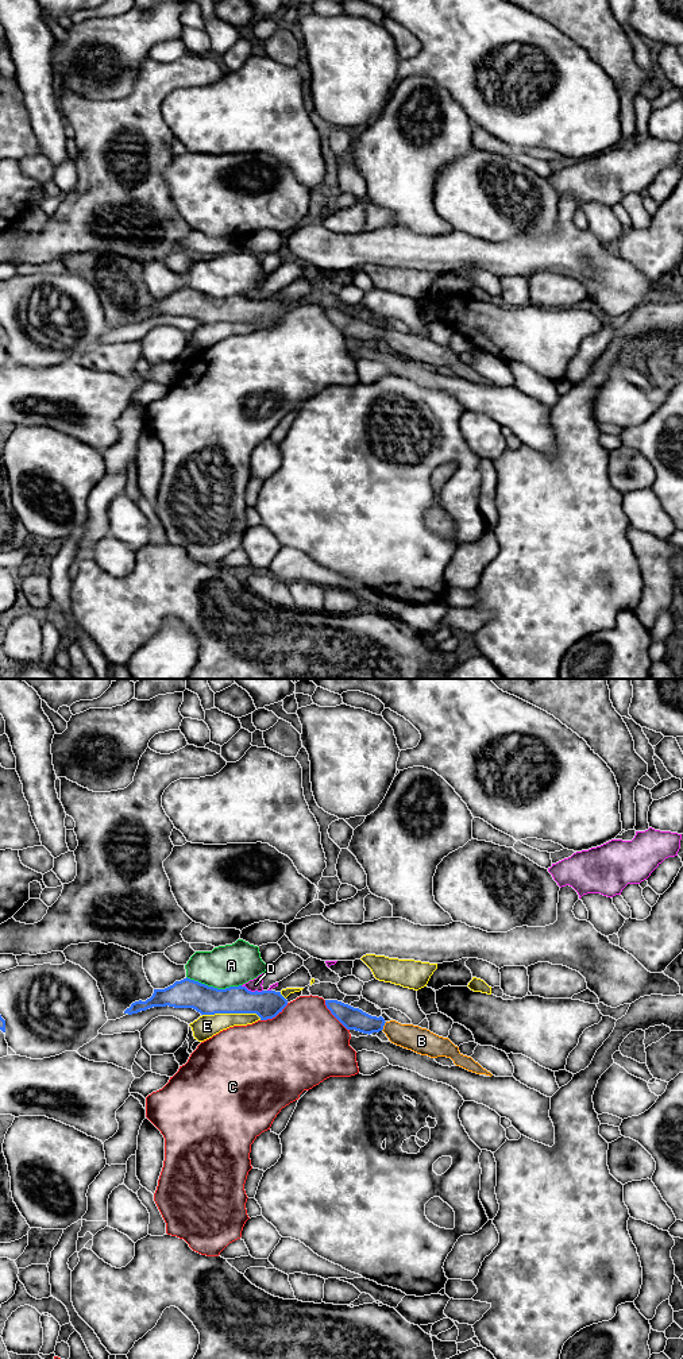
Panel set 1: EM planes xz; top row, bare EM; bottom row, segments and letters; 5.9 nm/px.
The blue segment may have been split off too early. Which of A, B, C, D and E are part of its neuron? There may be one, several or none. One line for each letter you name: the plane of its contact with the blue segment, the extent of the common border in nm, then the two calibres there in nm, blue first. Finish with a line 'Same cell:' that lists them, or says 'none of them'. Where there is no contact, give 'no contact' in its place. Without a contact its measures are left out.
B: xz | 70 nm | 130/160 nm
Same cell: B

